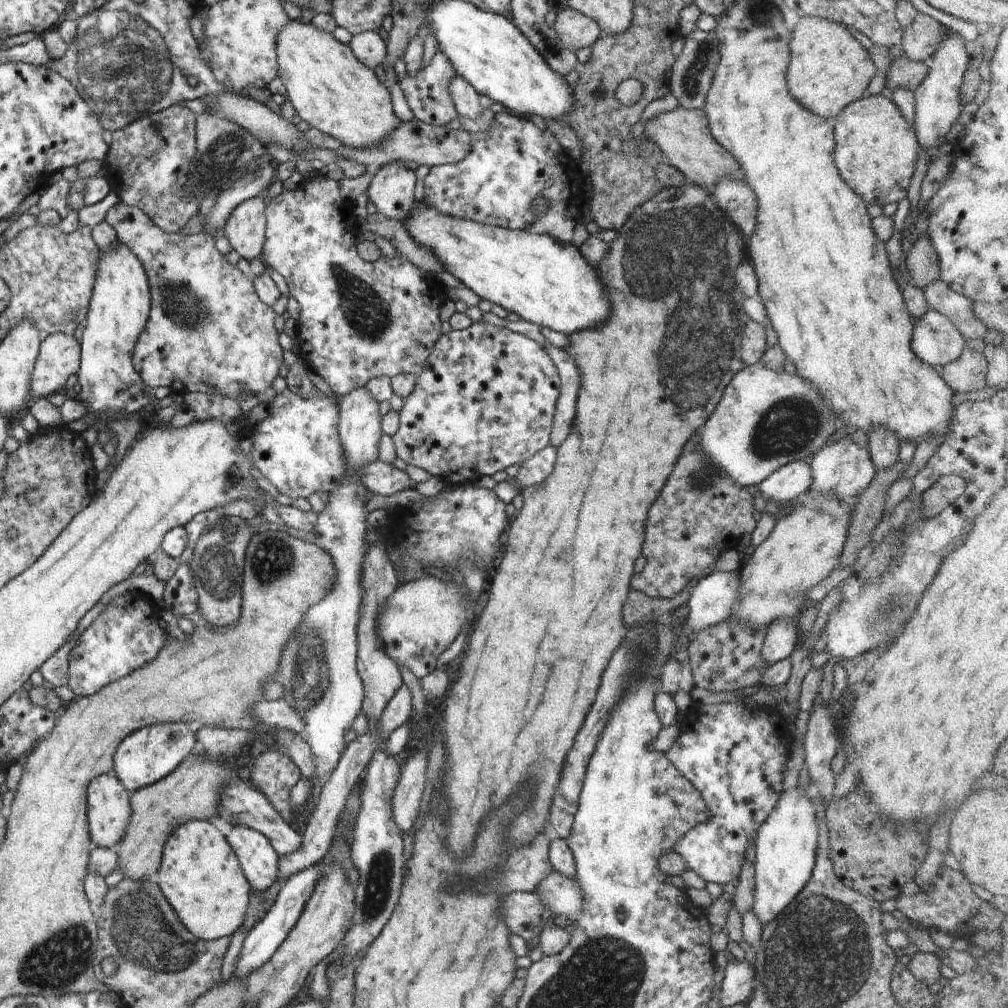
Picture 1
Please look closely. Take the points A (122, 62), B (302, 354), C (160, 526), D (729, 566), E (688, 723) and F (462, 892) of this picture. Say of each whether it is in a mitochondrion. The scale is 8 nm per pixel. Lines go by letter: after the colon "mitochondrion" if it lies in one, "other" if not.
A: mitochondrion
B: other
C: other
D: other
E: other
F: other

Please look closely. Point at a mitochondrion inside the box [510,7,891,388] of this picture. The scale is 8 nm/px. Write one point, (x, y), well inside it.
(702, 57)

